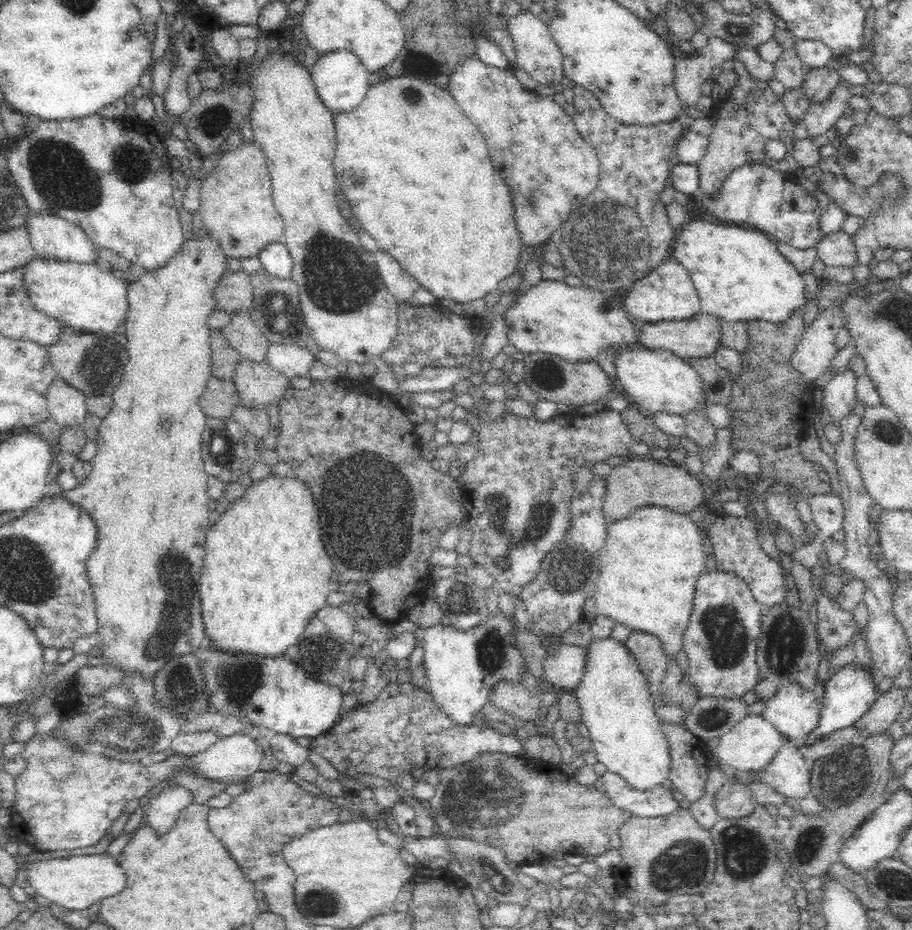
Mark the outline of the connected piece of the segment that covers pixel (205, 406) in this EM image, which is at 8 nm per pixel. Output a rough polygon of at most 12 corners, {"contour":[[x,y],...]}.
{"contour":[[210,374],[198,400],[206,417],[230,418],[240,396]]}

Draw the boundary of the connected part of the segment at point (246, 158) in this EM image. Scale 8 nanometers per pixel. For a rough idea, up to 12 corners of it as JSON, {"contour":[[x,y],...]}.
{"contour":[[251,138],[199,188],[226,258],[283,240],[266,158]]}

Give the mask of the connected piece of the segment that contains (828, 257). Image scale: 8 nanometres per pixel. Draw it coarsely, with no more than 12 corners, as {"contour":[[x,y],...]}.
{"contour":[[841,229],[816,244],[826,266],[857,264],[851,235]]}

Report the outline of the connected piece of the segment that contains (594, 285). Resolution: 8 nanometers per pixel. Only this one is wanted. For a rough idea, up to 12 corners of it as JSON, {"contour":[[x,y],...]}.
{"contour":[[581,86],[571,116],[598,188],[555,240],[619,297],[668,256],[660,193],[677,120],[634,126]]}

